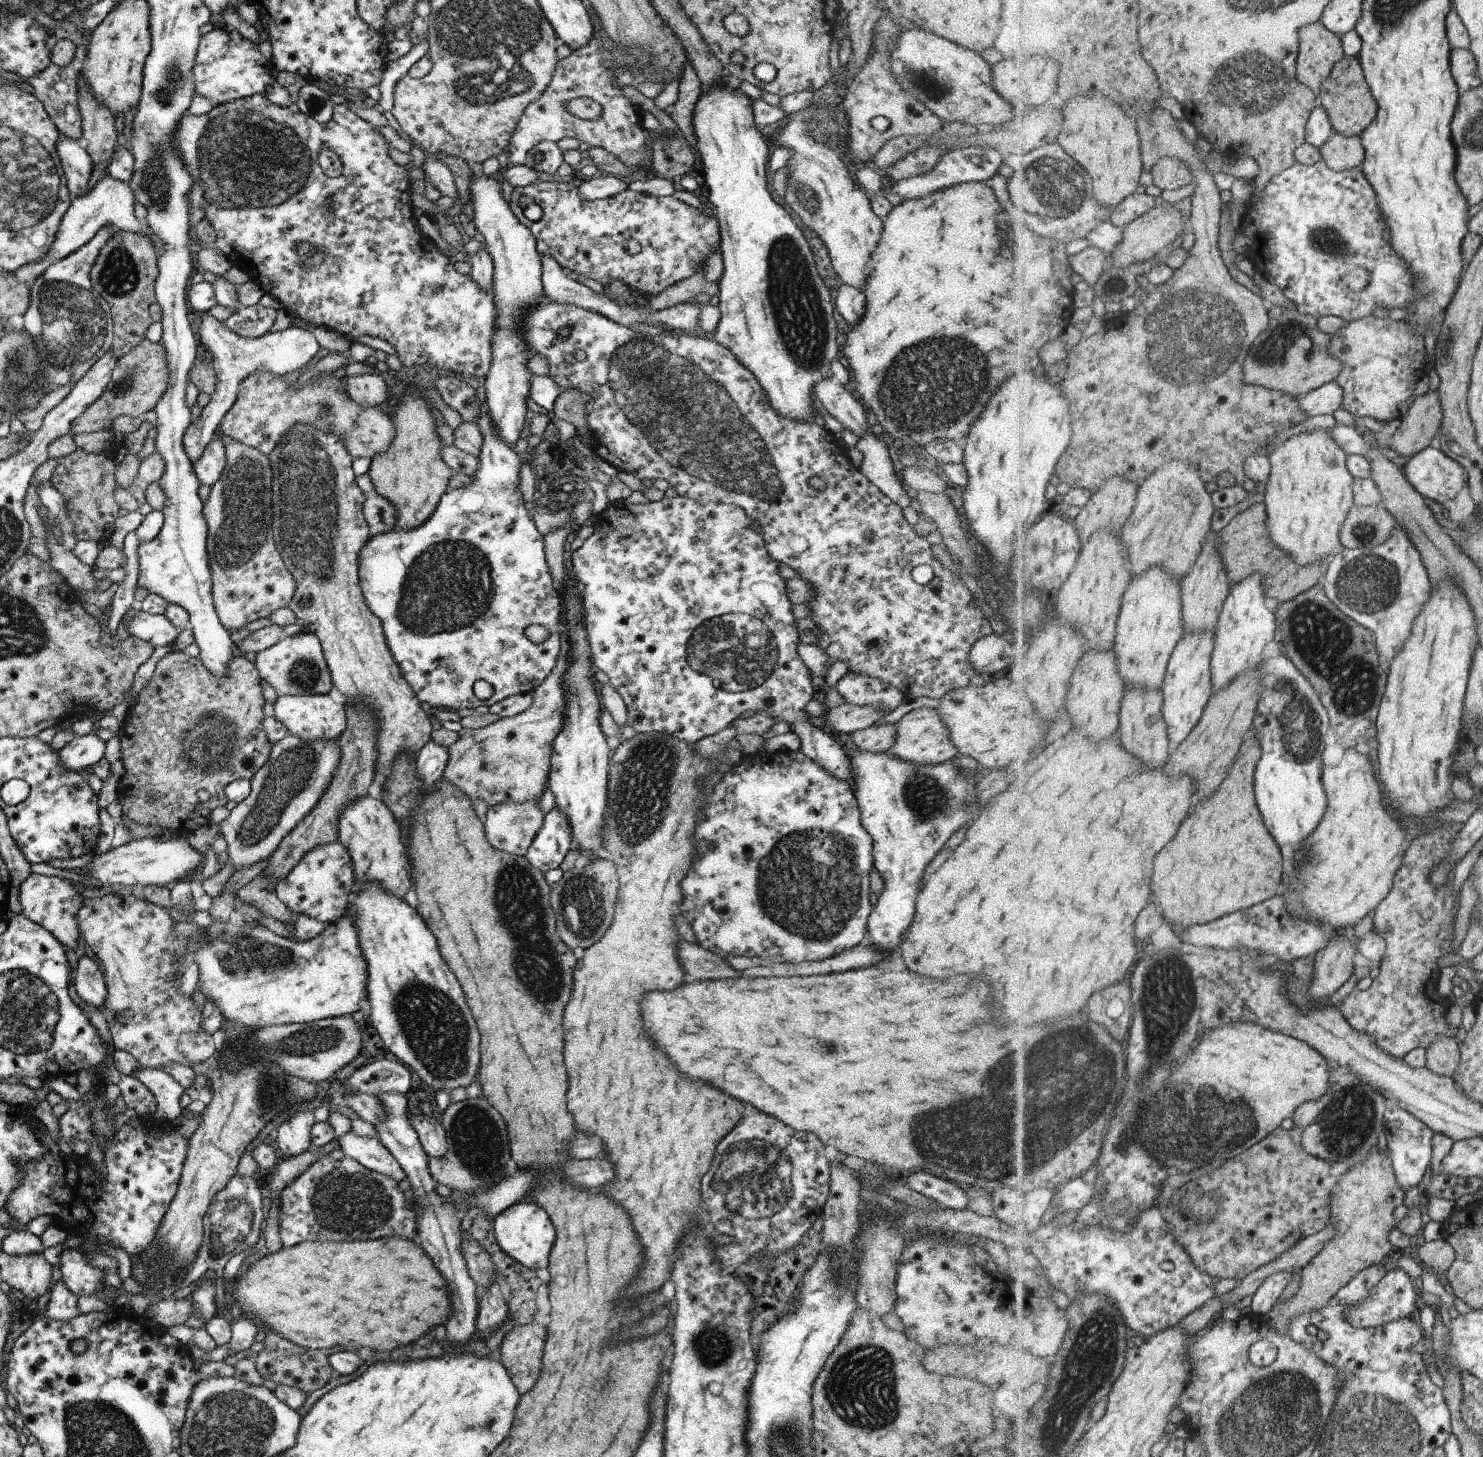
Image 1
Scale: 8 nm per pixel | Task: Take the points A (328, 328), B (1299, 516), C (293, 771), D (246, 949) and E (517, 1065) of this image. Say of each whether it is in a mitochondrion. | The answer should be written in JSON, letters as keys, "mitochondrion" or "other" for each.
{"A":"other","B":"other","C":"mitochondrion","D":"mitochondrion","E":"other"}

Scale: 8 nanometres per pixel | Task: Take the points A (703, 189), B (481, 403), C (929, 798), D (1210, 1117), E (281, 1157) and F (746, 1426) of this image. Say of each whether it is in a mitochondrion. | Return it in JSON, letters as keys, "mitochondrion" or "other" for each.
{"A":"other","B":"other","C":"mitochondrion","D":"mitochondrion","E":"other","F":"other"}

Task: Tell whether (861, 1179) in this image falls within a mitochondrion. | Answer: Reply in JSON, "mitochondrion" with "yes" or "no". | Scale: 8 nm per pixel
{"mitochondrion":"no"}

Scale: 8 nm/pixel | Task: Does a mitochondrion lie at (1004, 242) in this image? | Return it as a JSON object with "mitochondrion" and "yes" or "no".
{"mitochondrion":"no"}

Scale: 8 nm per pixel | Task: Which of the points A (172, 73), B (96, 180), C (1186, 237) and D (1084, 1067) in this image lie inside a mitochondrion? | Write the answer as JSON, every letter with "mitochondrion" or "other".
{"A":"mitochondrion","B":"other","C":"other","D":"mitochondrion"}

